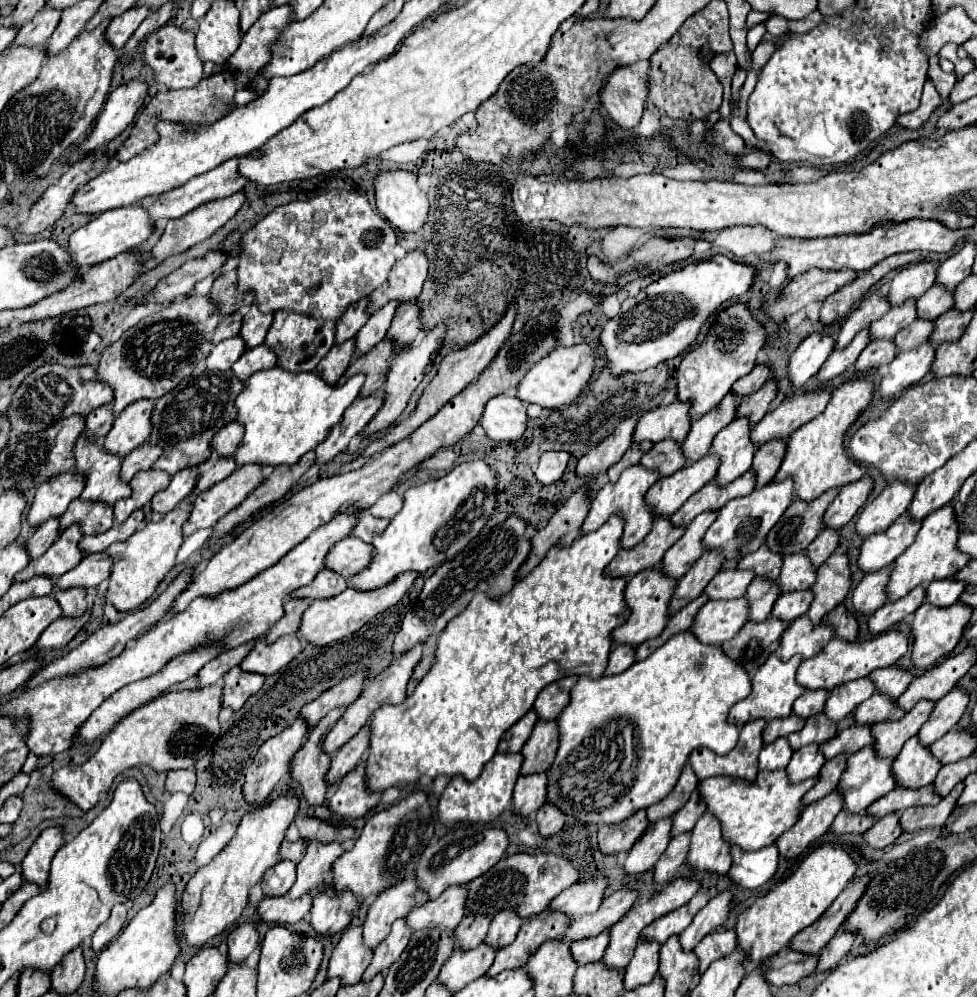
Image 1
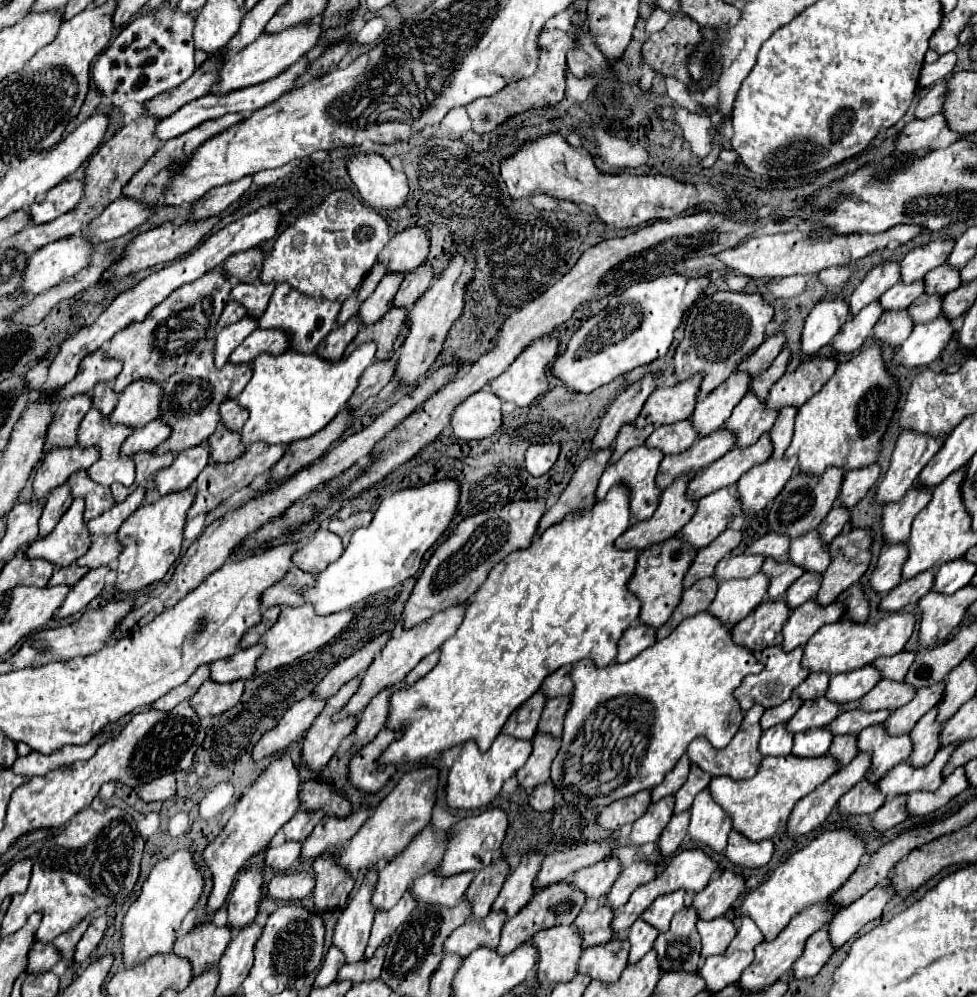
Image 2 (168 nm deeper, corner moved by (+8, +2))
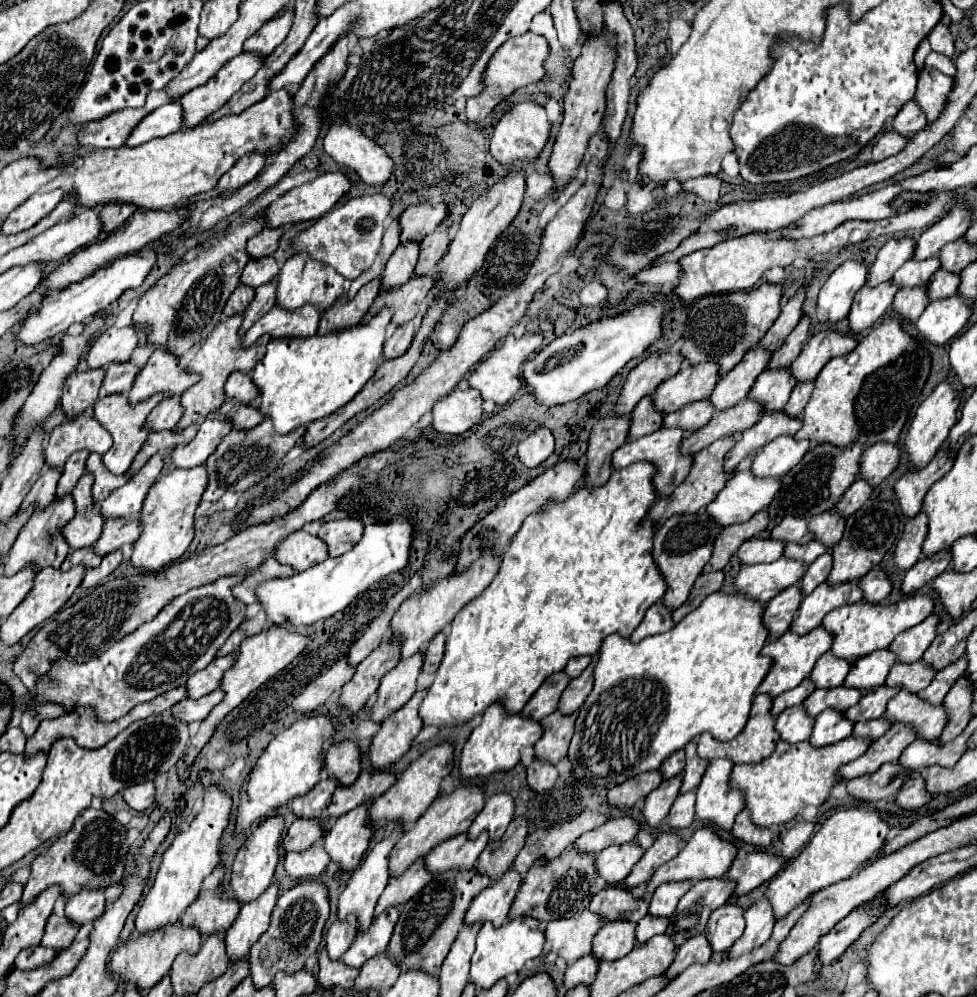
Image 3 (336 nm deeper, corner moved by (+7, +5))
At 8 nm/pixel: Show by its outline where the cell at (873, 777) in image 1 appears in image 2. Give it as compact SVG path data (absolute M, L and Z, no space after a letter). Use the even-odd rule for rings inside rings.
M879 723L879 725L867 727L867 729L863 729L863 733L859 733L859 749L873 755L873 763L871 763L865 779L871 781L871 783L875 783L875 781L883 779L889 769L893 769L897 763L901 763L905 757L911 755L911 737L907 737L907 735L891 737L891 735L883 729L883 723Z

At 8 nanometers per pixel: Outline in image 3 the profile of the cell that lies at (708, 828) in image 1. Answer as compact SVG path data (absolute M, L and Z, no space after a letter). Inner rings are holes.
M728 758L708 764L708 770L696 790L696 818L704 824L732 830L736 814L744 808L744 798L738 790L728 786L734 762Z

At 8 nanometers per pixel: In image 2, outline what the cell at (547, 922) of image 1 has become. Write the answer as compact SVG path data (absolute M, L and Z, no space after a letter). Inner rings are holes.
M559 881L555 885L547 885L539 891L535 891L533 899L511 919L505 921L503 931L501 931L501 943L497 947L497 953L511 953L515 947L519 947L521 943L529 941L537 931L543 931L547 927L555 927L555 925L571 925L575 921L575 917L581 913L583 905L585 905L585 893L579 889L571 889L569 881Z

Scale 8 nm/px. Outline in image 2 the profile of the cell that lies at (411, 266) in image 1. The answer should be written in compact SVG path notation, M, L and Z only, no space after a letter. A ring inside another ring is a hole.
M411 225L393 235L379 253L379 261L387 265L387 271L411 273L419 267L429 253L429 233L421 225Z

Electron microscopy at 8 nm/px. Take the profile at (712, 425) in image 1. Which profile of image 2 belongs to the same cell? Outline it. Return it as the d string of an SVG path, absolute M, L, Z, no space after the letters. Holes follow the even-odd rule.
M735 371L729 375L725 383L721 383L717 389L713 389L697 403L691 415L691 423L701 437L717 431L727 423L733 407L749 391L749 383L751 383L751 375L747 371Z

